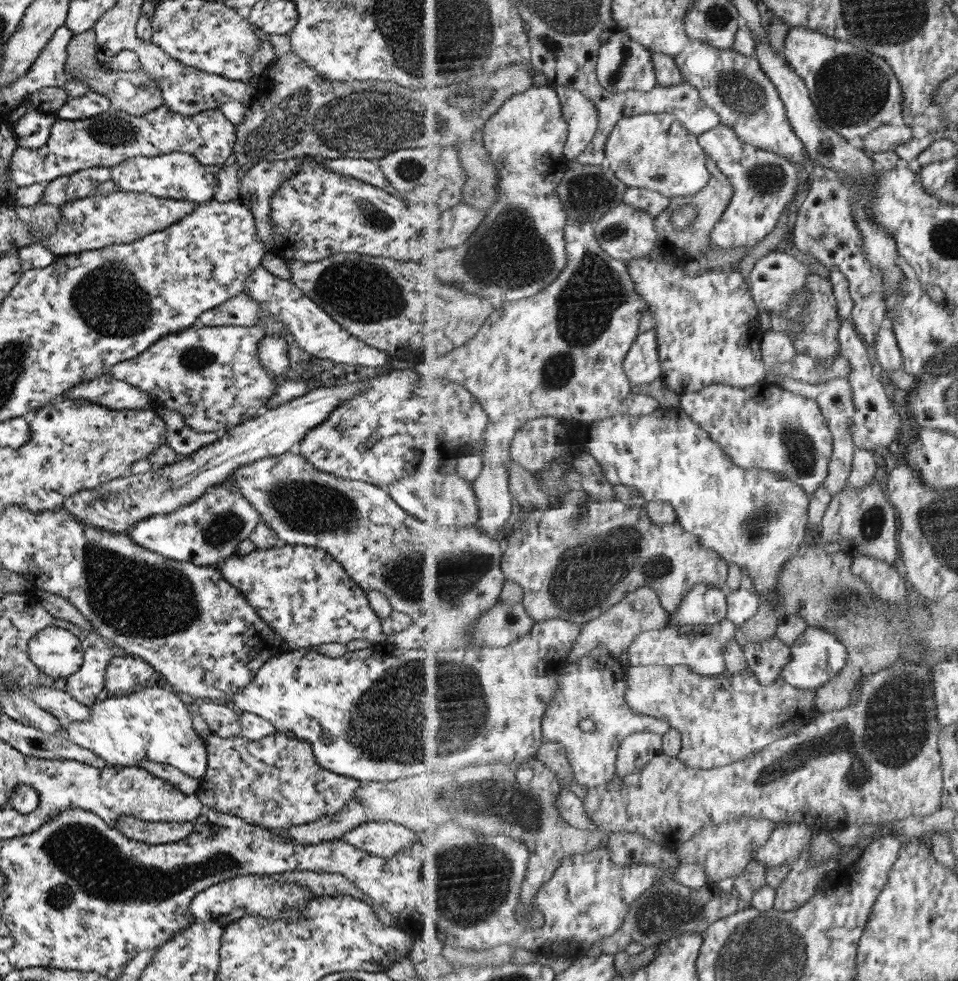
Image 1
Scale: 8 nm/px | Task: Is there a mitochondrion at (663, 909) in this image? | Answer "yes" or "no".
yes

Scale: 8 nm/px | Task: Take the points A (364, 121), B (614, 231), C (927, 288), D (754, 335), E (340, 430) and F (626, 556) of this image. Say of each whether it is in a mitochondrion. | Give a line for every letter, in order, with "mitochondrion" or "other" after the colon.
A: mitochondrion
B: mitochondrion
C: other
D: other
E: mitochondrion
F: mitochondrion

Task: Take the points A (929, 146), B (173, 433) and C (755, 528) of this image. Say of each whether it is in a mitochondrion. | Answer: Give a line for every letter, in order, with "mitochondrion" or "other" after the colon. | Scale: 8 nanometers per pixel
A: other
B: other
C: mitochondrion

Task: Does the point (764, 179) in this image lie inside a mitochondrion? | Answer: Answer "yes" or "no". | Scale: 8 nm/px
yes

